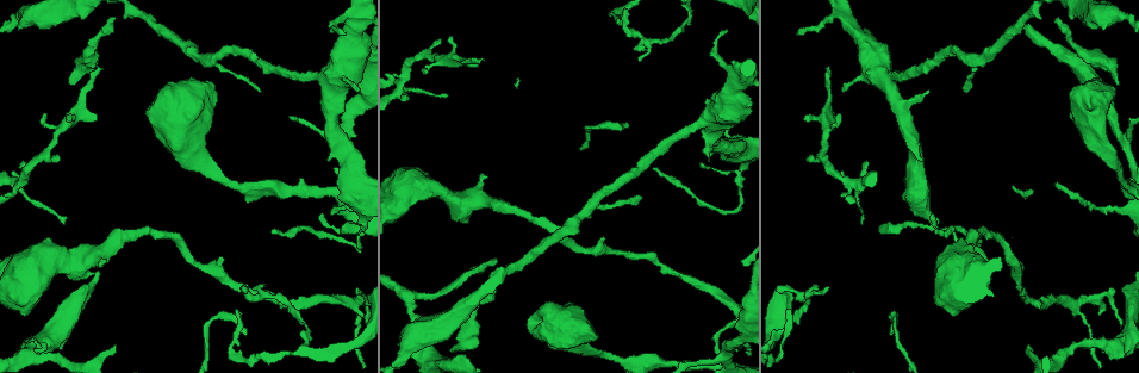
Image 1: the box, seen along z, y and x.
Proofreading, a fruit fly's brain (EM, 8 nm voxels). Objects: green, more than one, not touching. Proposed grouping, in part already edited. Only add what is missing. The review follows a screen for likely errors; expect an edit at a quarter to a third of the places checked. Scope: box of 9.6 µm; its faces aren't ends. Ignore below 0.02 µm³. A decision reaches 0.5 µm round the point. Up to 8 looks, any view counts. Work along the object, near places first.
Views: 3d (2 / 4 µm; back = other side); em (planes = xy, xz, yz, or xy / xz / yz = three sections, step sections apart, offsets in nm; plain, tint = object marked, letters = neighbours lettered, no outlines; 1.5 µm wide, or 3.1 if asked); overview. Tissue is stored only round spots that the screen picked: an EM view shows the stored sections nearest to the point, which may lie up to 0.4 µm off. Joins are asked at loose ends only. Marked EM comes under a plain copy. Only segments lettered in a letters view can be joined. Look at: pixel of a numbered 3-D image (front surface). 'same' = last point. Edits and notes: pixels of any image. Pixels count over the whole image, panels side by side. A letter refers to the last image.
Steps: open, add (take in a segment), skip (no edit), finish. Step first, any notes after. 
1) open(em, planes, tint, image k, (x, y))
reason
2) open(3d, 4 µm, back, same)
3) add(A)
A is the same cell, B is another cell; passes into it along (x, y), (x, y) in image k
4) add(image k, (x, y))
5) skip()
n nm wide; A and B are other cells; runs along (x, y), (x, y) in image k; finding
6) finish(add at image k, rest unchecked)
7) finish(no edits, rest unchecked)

open(em, xz, step 8, tint, image 1, (931, 215))
branch stops here

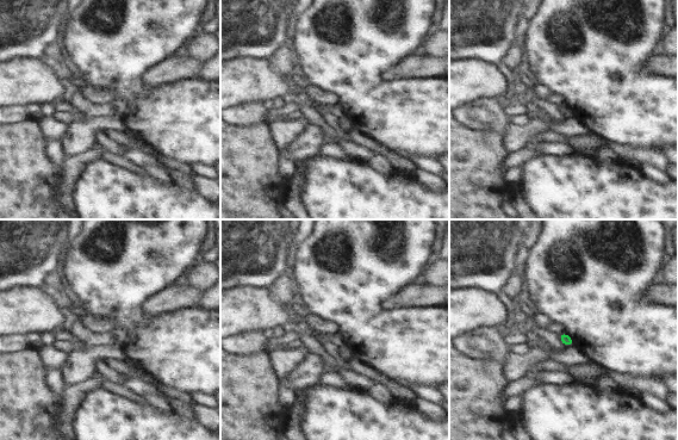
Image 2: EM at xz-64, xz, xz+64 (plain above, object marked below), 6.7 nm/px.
open(em, planes, tint, same)

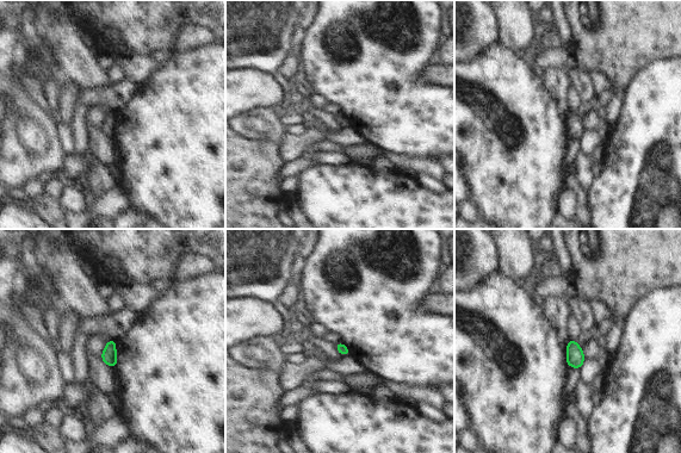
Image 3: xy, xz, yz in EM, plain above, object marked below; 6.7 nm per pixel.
open(em, planes, letters, same)

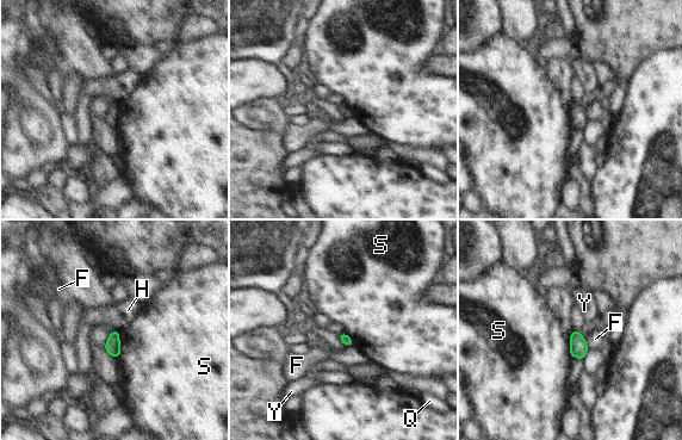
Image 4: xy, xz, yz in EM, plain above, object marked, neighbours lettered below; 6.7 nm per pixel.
skip()
F, H, Q, S and Y are other cells; border along (119, 329), (119, 358), (117, 360) in image 4; no lettered segment goes on from it

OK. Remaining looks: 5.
open(em, yz, step 4, letters, image 1, (927, 89))
free end

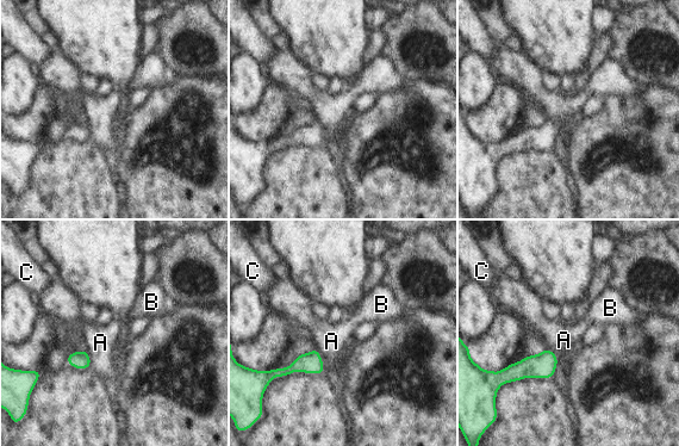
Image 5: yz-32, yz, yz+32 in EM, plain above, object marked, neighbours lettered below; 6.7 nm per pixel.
skip()
A touches over 180 nm; A, B and C are other cells; border along (315, 348), (325, 371) in image 5; no lettered segment goes on from it

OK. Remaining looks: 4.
open(em, xz, step 4, letters, image 1, (427, 72))
thin end

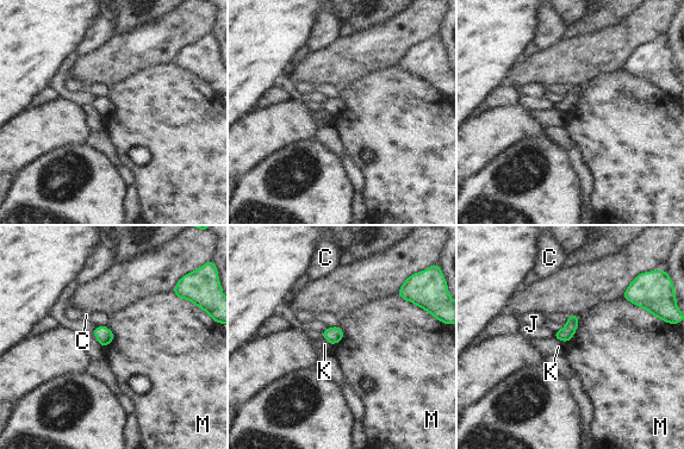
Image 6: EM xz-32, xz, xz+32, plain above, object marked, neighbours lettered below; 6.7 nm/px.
skip()
90 nm wide; M touches over 220 nm; C, J, K and M are other cells; no lettered segment goes on from it

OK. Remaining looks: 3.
finish(no edits, rest unchecked)

